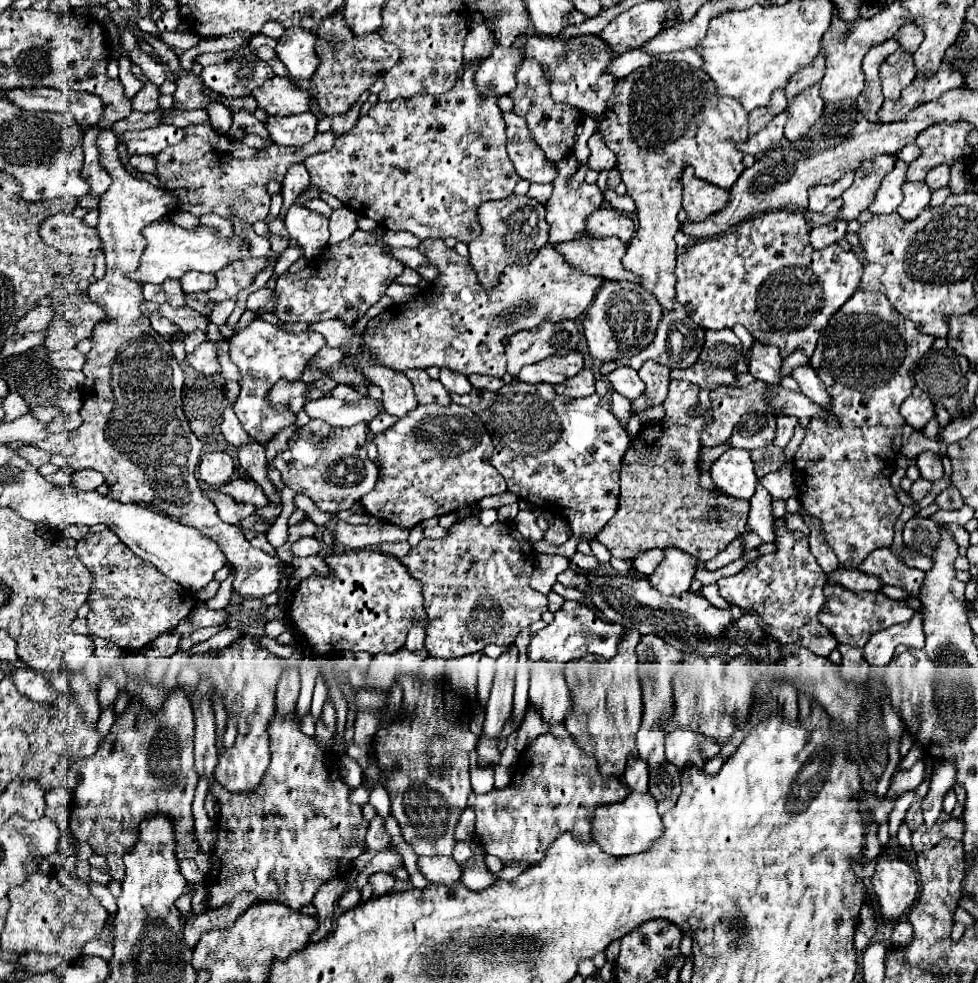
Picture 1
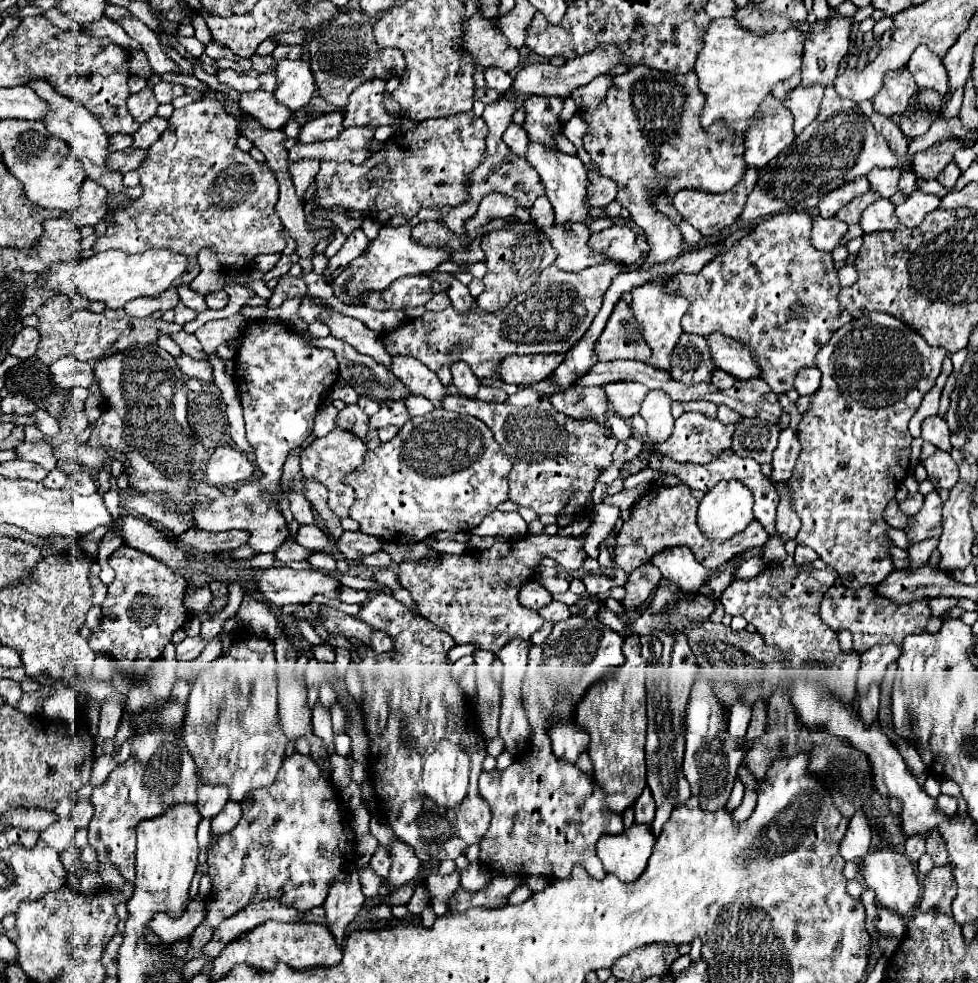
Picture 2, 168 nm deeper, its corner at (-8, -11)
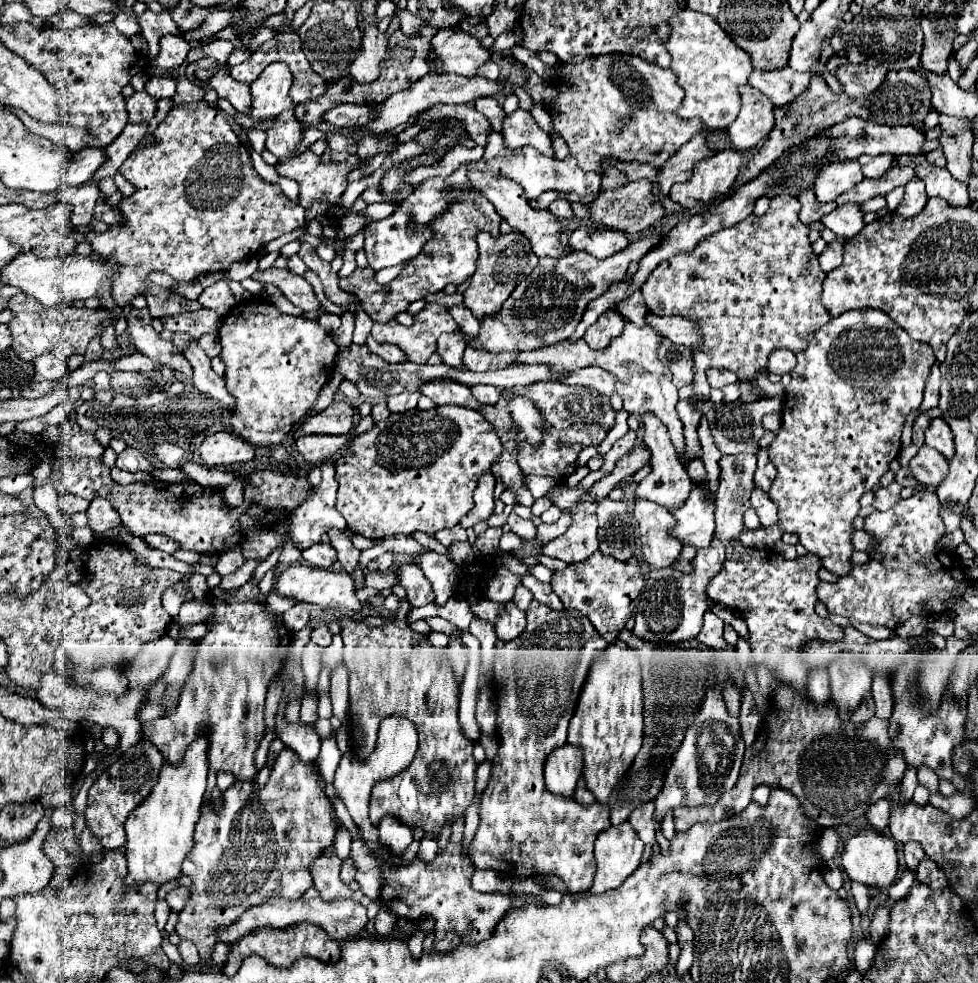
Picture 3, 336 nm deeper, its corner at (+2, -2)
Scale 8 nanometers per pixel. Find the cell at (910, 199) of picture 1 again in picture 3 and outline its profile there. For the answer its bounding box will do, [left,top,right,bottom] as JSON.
[895,178,927,218]

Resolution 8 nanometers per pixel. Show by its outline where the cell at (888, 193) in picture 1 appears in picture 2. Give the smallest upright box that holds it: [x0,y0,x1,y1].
[859,199,899,235]

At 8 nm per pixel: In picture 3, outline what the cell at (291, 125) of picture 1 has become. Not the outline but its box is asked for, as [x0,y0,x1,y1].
[325,104,373,128]

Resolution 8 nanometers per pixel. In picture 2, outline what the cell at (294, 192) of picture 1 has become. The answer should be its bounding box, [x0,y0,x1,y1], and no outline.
[289,159,319,197]

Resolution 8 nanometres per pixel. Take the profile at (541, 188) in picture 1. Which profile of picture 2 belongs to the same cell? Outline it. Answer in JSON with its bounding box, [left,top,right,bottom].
[531,197,555,227]

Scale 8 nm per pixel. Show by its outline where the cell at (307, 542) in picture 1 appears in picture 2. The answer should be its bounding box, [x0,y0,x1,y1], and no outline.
[307,551,335,571]

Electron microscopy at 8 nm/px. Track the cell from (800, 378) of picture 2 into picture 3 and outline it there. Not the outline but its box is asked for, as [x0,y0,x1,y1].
[769,350,797,376]

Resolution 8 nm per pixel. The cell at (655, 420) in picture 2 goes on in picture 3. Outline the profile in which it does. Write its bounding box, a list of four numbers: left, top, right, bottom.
[635,414,693,512]

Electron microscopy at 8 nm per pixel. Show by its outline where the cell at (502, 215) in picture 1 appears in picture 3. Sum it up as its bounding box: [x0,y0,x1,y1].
[463,230,537,318]

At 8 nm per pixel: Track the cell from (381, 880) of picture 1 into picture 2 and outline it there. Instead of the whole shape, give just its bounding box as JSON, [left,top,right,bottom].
[387,837,421,887]

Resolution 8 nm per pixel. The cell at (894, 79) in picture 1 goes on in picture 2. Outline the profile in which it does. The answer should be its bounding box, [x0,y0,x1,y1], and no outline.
[871,67,917,117]

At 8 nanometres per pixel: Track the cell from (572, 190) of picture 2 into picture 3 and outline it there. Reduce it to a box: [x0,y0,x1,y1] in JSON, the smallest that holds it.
[501,110,553,156]

